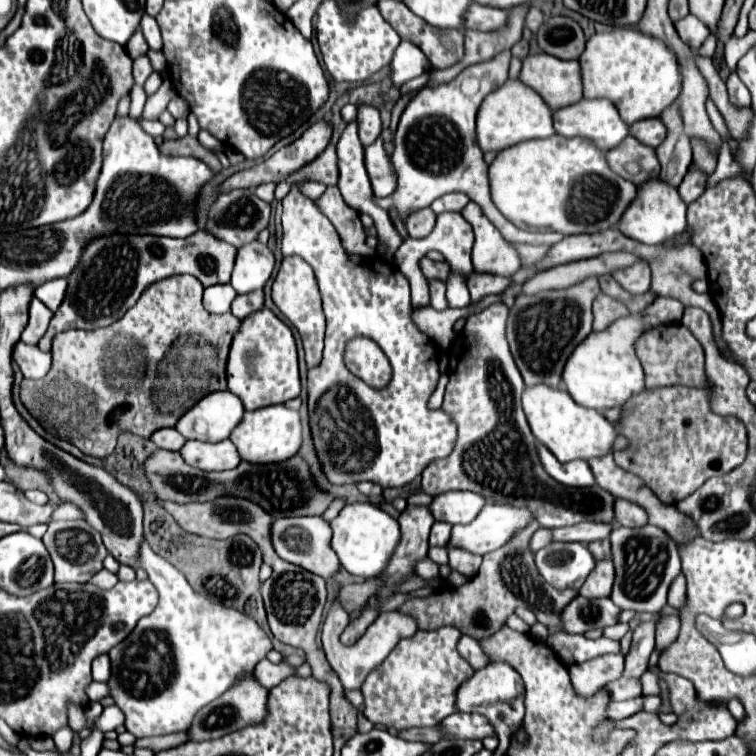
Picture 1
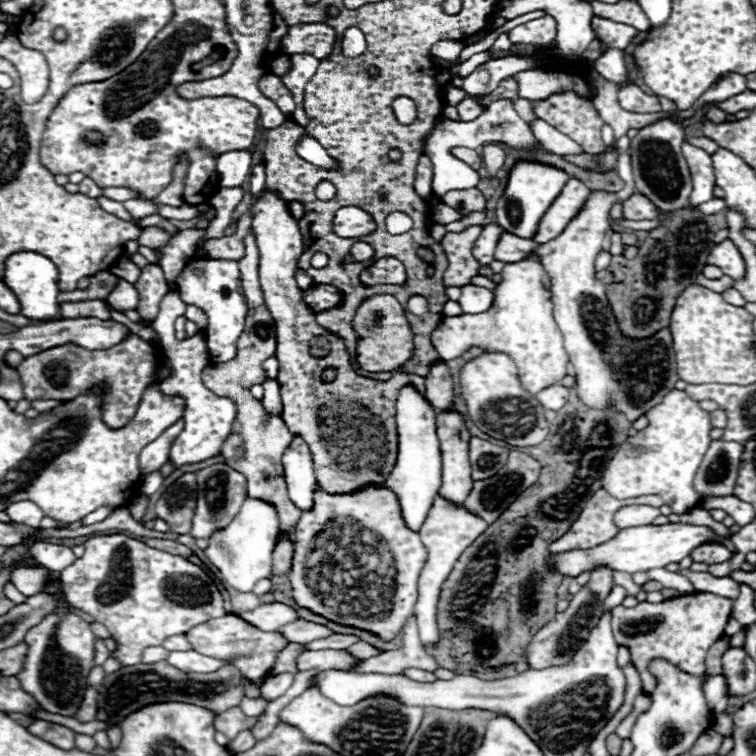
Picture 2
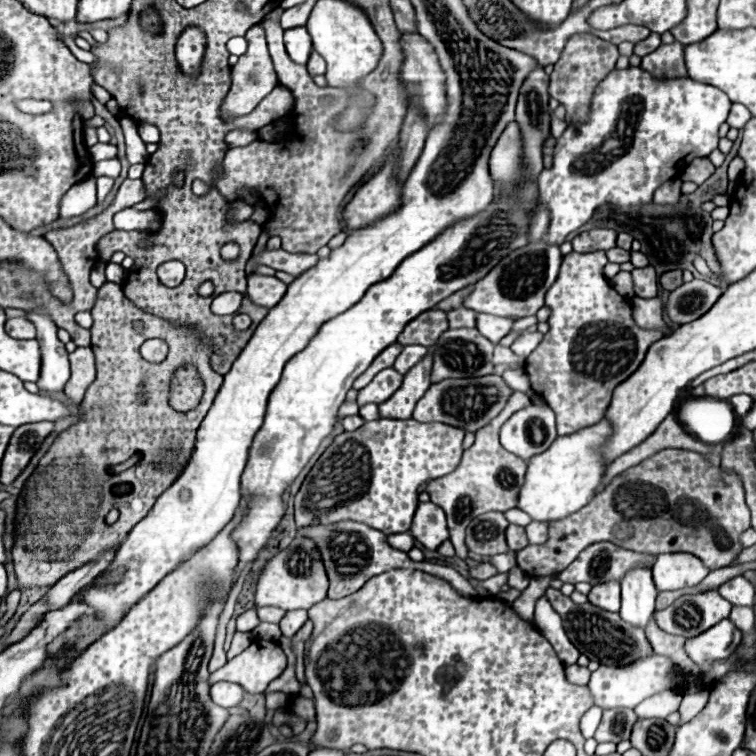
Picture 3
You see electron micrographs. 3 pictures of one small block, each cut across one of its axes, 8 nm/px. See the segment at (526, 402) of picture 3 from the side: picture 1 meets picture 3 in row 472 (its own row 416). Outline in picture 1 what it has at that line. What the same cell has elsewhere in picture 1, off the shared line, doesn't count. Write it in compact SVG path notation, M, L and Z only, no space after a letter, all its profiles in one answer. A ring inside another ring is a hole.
M502 302L490 304L490 308L484 308L482 312L466 320L466 326L460 338L456 338L454 344L450 346L448 384L444 392L442 410L456 422L458 440L450 456L442 460L432 460L428 468L422 470L422 490L430 496L438 496L448 490L470 490L476 494L496 498L500 502L526 506L530 508L530 512L534 512L536 520L544 528L574 526L584 520L612 522L614 520L614 496L610 492L606 492L600 486L570 488L570 486L558 484L542 468L542 462L538 460L538 450L536 450L538 440L534 440L534 434L530 432L530 426L526 422L526 416L520 404L524 380L514 364L514 358L506 342L506 318L508 318L508 308Z

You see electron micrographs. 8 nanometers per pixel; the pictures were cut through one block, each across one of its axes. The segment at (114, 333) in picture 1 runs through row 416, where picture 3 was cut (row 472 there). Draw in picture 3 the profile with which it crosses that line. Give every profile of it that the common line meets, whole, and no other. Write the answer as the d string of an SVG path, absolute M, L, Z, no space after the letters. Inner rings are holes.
M106 282L102 288L98 288L98 298L96 298L96 304L92 308L92 318L94 318L94 324L92 324L90 332L92 332L92 350L96 354L98 374L96 374L96 380L86 390L86 396L80 404L82 416L80 416L76 426L64 430L56 438L56 442L52 444L48 454L40 460L36 472L30 476L30 480L26 482L26 488L22 490L22 494L18 498L18 516L16 516L18 524L16 524L16 542L12 548L12 560L14 560L14 570L16 570L16 578L20 582L18 584L20 588L56 584L62 576L76 570L86 560L94 560L96 554L100 554L102 550L108 550L110 546L122 542L126 538L126 534L134 528L134 524L140 522L150 512L156 498L184 470L184 466L188 462L188 454L192 454L192 448L194 448L196 430L198 430L200 422L204 420L206 412L210 410L210 406L212 406L212 402L214 402L214 398L222 386L222 376L214 374L214 370L210 370L210 364L208 364L210 350L198 342L196 332L190 328L174 326L172 322L166 322L162 318L154 318L152 314L136 308L124 296L120 284ZM134 320L144 322L142 332L134 330L134 326L132 326ZM150 338L160 338L170 348L166 360L160 364L150 364L140 356L142 342L146 342ZM186 364L200 366L198 374L204 382L204 396L194 410L176 412L170 406L172 372L186 366ZM138 382L140 384L146 382L146 388L144 388L144 392L148 396L146 404L134 404L136 394L138 394L138 386L140 386ZM134 454L142 454L138 464L134 464L132 468L128 468L120 474L110 474L108 468L128 460ZM120 484L130 484L130 492L118 496L116 488ZM110 508L120 510L120 518L116 524L104 522Z

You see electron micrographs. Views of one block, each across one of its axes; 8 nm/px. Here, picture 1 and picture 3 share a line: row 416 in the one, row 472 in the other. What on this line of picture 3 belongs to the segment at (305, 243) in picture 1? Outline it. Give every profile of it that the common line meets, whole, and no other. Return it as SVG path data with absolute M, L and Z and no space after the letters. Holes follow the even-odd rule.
M372 420L354 432L342 432L326 448L320 460L314 464L298 494L294 496L294 518L298 528L316 524L334 524L342 520L354 520L368 524L384 534L408 532L412 516L418 506L418 492L426 480L434 480L454 472L462 458L464 430L448 424L422 424L416 420Z

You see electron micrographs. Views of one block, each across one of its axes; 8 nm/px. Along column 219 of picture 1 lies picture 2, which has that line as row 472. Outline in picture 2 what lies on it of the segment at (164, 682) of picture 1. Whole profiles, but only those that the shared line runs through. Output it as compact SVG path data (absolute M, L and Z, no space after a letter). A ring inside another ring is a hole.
M670 390L664 400L648 410L648 428L636 436L628 436L618 446L612 462L602 476L602 488L614 498L636 498L646 494L658 494L674 514L692 510L702 498L694 490L696 470L712 442L710 414L704 412L696 400L688 398L684 390Z

